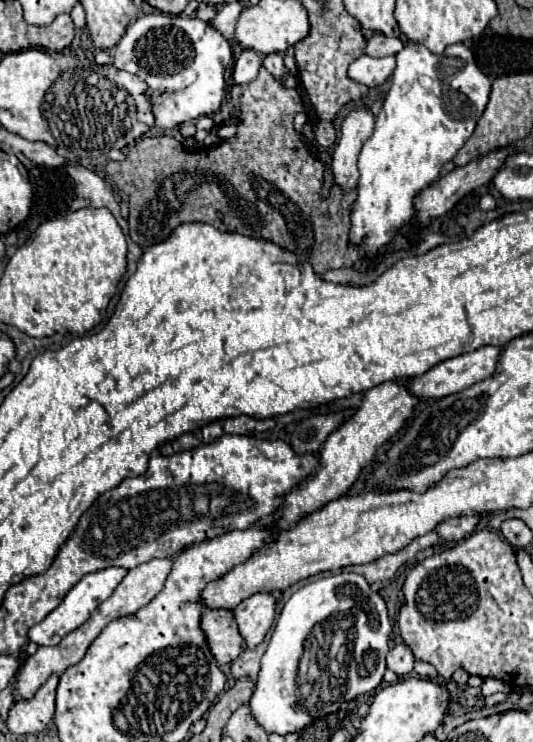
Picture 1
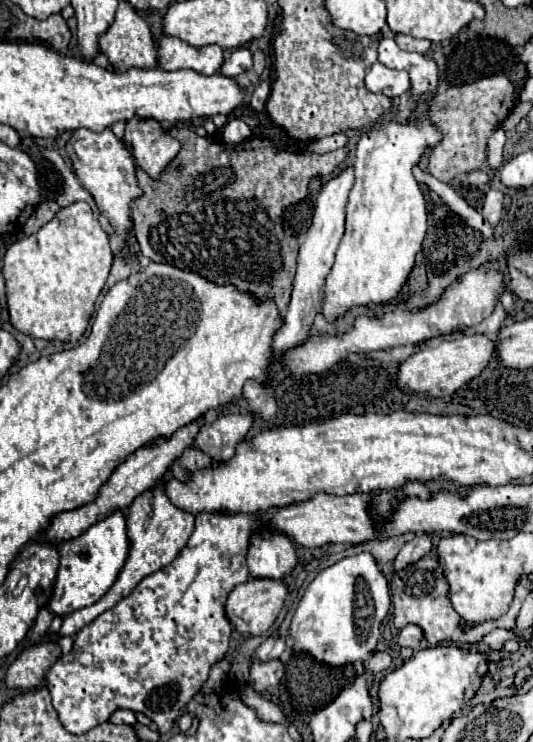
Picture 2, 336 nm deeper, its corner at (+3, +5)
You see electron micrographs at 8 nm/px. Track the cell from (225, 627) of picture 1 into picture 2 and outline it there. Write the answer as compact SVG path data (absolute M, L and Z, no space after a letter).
M249 578L249 582L243 582L235 586L235 590L227 598L227 618L231 618L231 624L235 630L239 630L243 636L259 636L271 630L273 622L277 620L281 608L285 606L285 598L289 594L289 586L283 580L273 578Z

